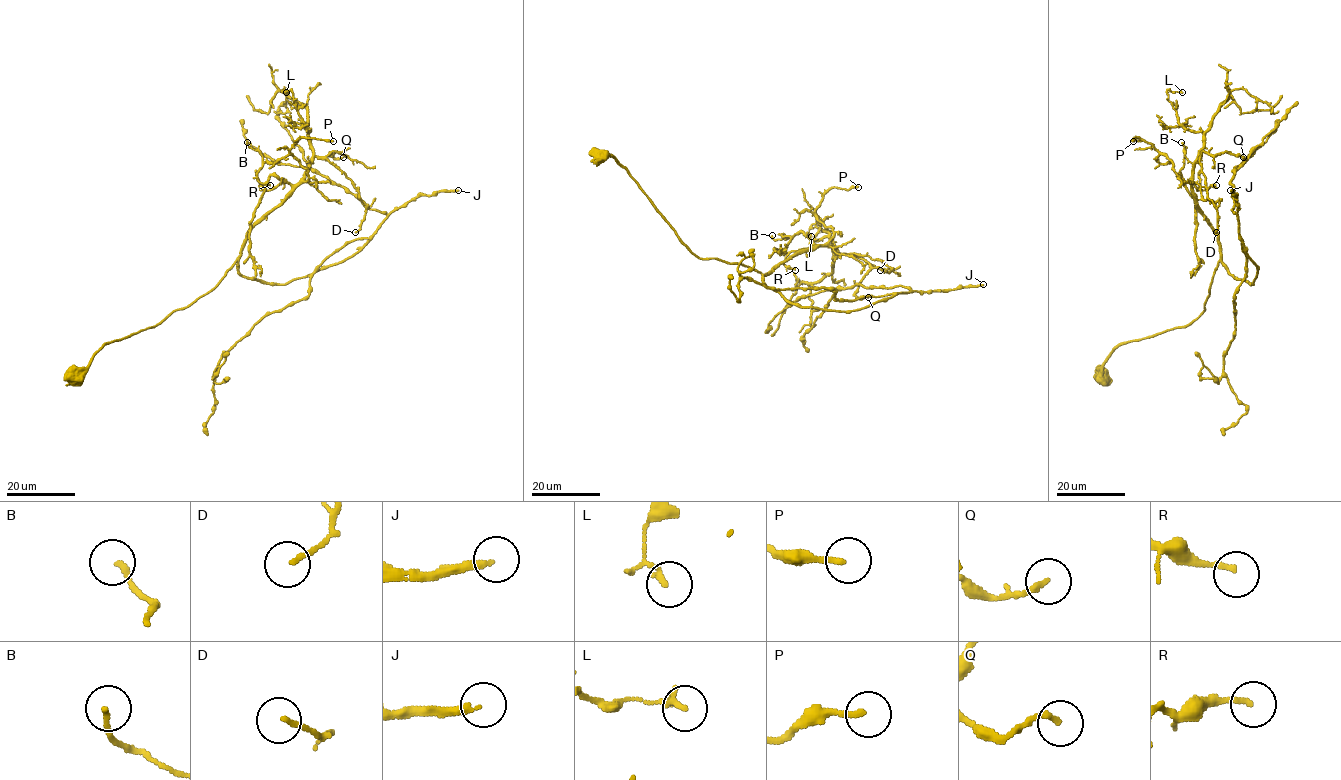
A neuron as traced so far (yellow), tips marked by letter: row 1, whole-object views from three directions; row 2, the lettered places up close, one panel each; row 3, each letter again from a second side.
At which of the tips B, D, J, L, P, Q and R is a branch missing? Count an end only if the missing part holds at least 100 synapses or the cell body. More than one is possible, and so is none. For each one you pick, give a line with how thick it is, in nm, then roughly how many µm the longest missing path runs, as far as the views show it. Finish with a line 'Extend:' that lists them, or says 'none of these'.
J: 220 nm thick; about 140 µm are missing
Extend: J

